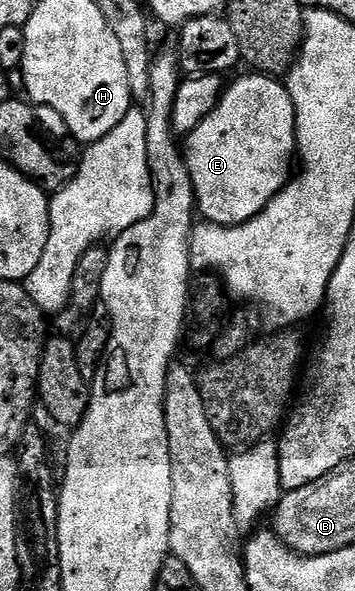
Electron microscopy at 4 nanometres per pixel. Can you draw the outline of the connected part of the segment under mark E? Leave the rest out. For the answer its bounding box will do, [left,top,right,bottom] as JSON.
[184,73,298,227]

